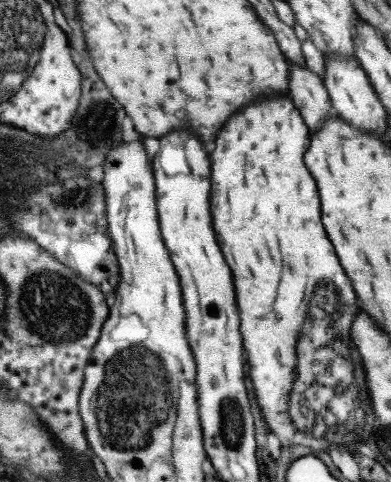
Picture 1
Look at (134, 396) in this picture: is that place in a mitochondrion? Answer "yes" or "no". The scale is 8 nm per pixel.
yes

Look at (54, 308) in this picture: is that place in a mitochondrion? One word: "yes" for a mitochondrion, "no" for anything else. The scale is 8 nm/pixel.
yes

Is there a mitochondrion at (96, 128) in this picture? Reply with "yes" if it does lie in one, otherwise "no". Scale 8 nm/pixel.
yes

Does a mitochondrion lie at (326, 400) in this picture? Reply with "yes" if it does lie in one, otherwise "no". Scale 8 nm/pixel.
yes

